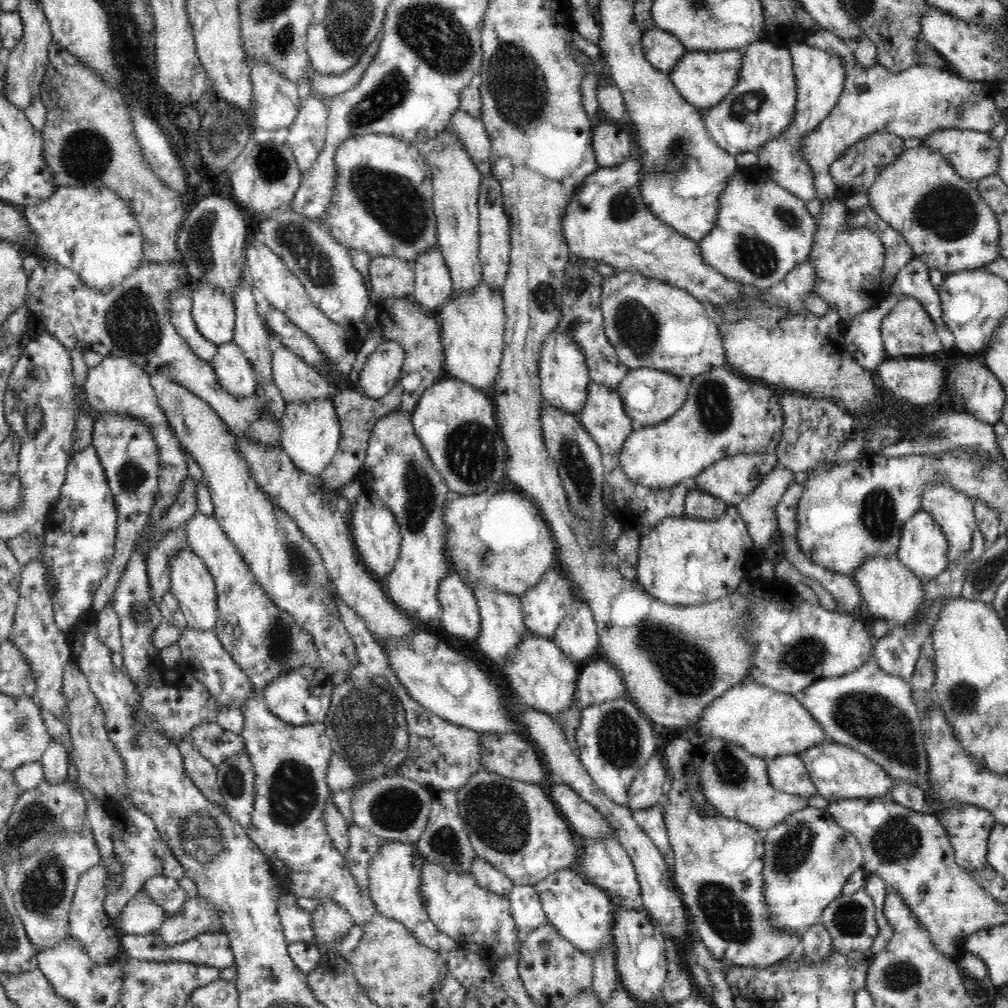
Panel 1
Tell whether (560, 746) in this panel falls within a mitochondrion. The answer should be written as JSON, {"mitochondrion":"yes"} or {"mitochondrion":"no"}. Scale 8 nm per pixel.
{"mitochondrion":"no"}

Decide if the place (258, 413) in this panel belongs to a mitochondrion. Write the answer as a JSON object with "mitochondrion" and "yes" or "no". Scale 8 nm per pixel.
{"mitochondrion":"yes"}

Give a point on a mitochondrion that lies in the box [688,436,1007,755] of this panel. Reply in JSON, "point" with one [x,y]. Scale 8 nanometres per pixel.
{"point":[878,508]}

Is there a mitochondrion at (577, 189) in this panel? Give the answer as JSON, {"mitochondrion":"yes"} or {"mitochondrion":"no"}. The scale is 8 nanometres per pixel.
{"mitochondrion":"no"}

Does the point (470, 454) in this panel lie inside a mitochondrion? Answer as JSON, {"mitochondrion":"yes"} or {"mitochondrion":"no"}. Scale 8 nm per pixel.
{"mitochondrion":"yes"}

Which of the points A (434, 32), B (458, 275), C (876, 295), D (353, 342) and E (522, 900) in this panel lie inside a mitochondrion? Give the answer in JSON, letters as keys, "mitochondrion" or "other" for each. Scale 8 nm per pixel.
{"A":"mitochondrion","B":"other","C":"other","D":"other","E":"other"}

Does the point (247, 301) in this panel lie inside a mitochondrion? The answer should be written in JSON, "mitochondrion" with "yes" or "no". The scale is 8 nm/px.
{"mitochondrion":"no"}

